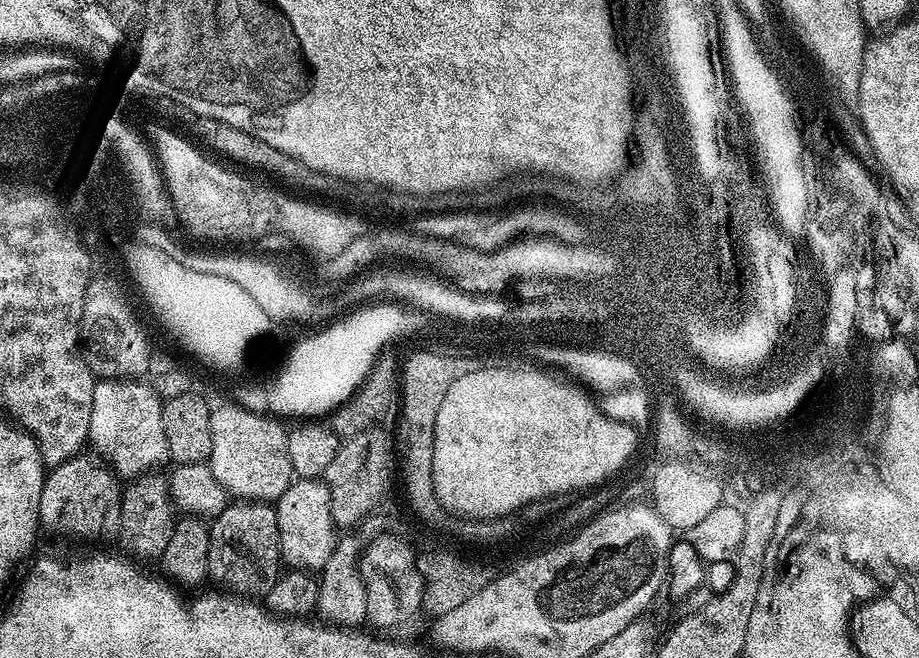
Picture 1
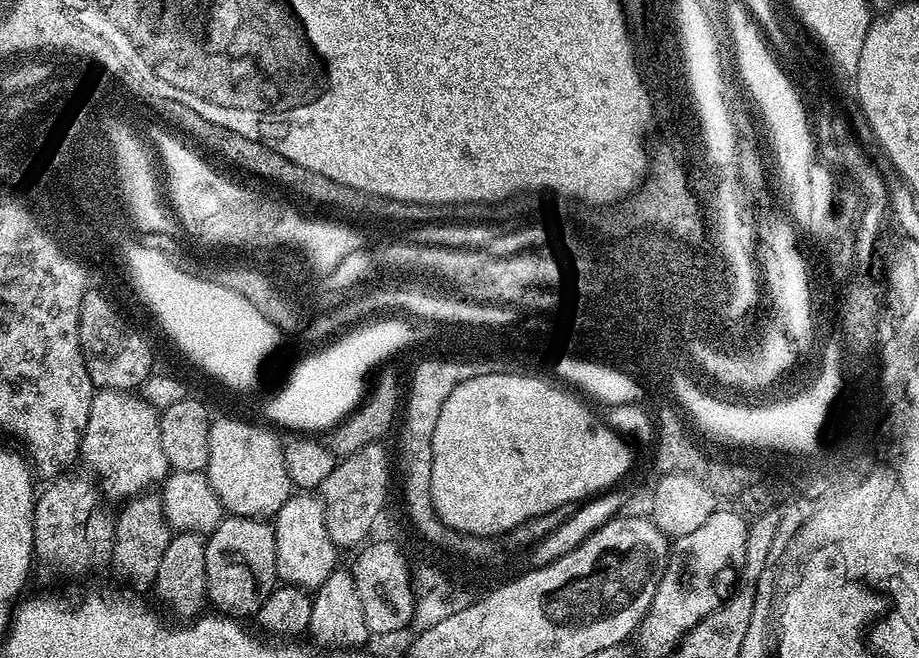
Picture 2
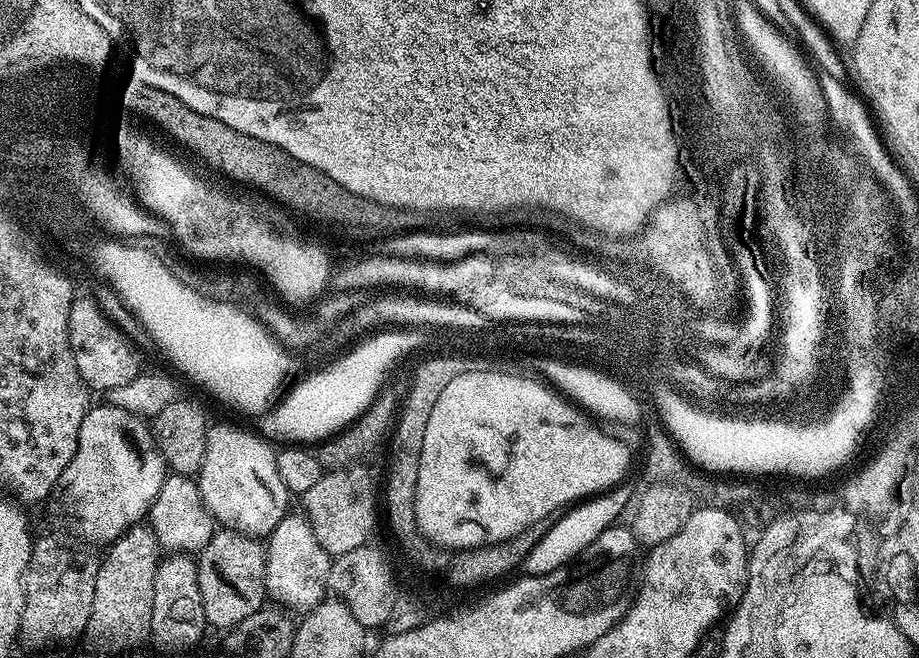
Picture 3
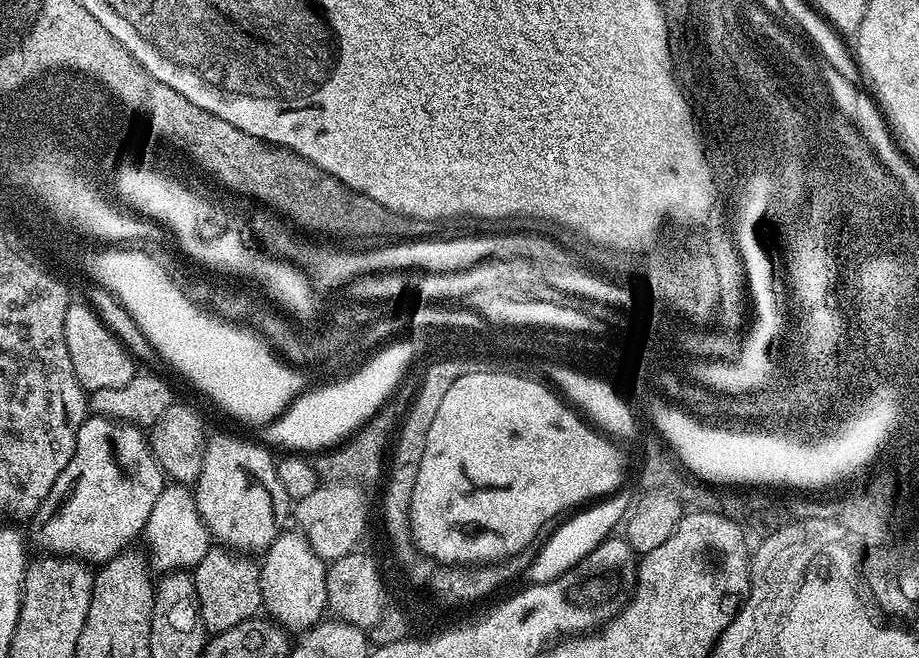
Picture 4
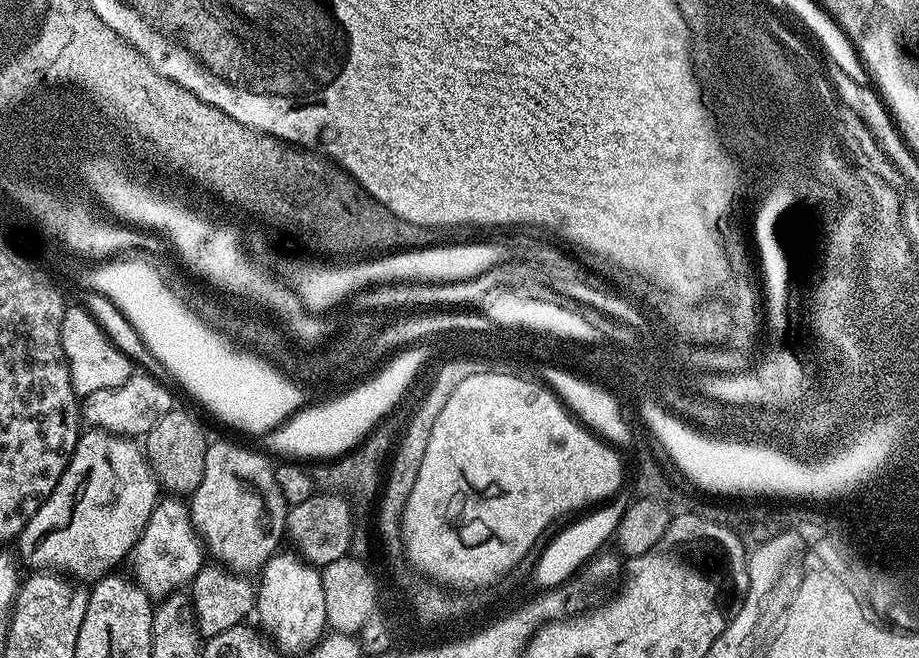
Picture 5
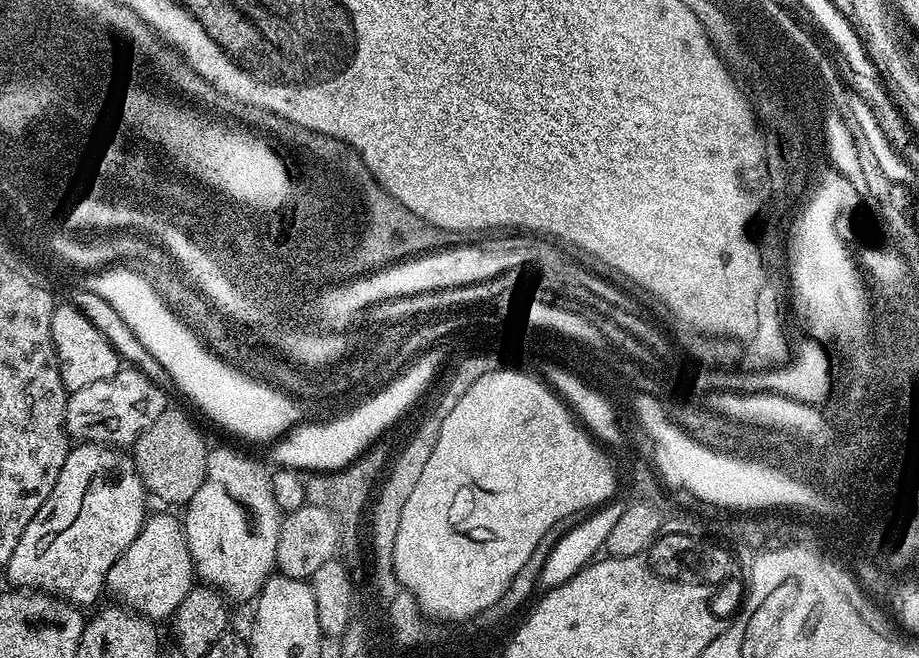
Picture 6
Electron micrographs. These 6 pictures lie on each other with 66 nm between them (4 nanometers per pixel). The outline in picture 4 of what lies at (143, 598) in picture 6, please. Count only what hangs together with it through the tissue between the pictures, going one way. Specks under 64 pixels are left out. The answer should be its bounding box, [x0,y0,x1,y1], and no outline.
[142,482,210,573]

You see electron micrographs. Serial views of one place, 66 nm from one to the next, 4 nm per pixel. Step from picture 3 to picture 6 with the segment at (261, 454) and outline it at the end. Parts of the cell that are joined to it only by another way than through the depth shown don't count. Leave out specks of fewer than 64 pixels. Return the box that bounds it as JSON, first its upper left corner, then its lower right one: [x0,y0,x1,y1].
[182,447,282,604]

